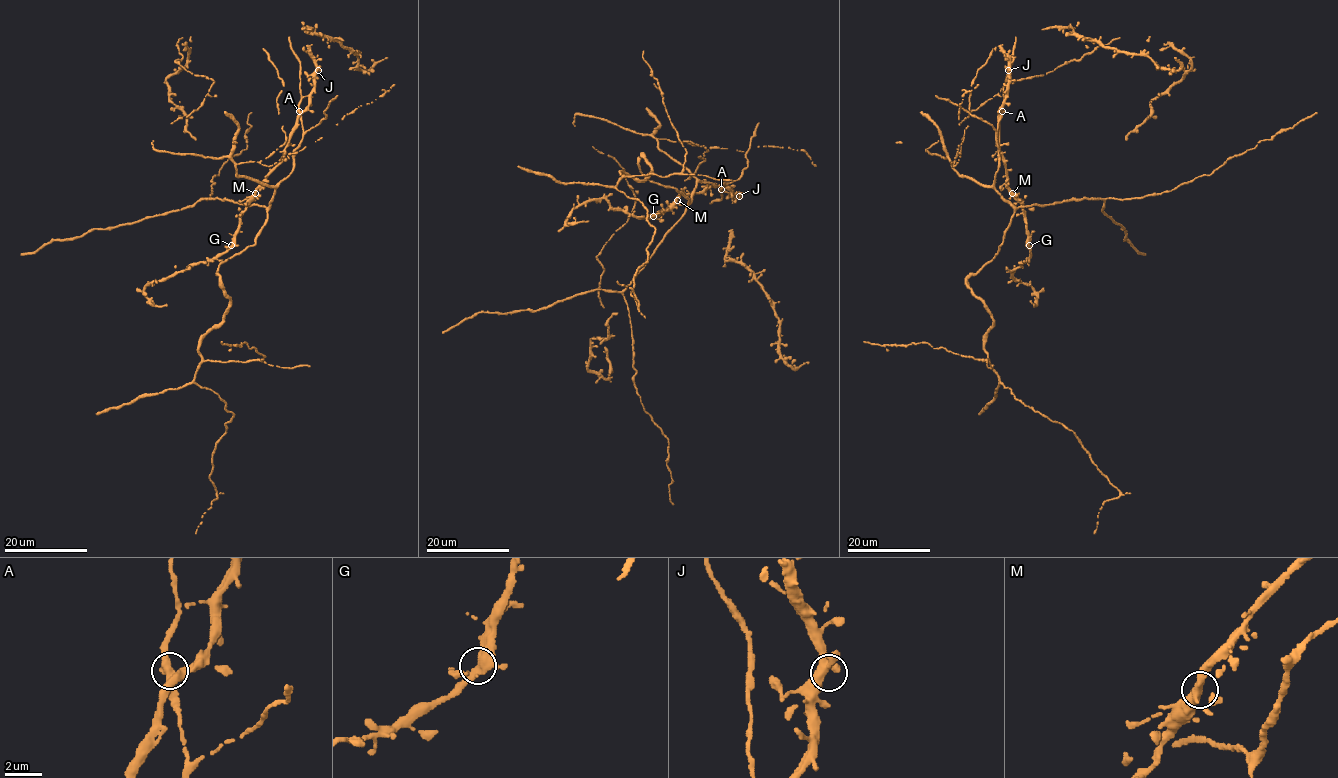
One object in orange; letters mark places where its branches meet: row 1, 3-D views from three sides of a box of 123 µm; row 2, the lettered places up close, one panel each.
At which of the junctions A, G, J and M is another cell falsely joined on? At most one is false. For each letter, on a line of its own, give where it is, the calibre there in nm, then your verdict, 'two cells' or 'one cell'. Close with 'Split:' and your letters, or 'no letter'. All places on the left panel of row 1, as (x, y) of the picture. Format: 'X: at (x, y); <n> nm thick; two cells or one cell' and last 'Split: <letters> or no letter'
A: at (299, 111); 380 nm thick; one cell
G: at (231, 245); 360 nm thick; one cell
J: at (318, 70); 400 nm thick; one cell
M: at (255, 193); 360 nm thick; one cell
Split: no letter

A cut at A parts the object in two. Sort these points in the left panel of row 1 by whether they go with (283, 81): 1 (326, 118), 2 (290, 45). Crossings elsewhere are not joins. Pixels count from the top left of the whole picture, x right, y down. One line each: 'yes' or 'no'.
1: no
2: no

